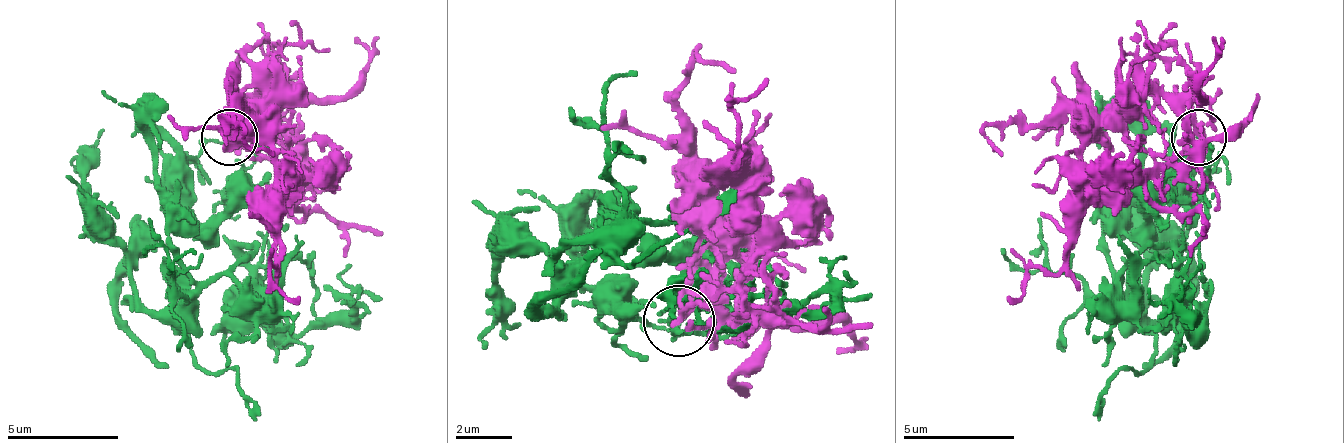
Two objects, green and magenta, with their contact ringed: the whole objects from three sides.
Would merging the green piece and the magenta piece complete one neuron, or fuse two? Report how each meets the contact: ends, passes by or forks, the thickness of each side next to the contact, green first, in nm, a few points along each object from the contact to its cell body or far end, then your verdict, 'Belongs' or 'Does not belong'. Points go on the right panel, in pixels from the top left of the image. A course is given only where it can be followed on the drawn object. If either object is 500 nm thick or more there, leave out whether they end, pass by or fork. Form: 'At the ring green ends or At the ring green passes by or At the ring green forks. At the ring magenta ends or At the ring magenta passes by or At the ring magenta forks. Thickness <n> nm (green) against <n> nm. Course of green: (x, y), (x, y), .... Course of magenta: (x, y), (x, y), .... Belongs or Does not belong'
At the ring green ends. At the ring magenta forks. Thickness 110 nm (green) against 160 nm. Course of green: (1200, 136), (1189, 158), (1150, 136), (1139, 197), (1106, 236), (1133, 308), (1183, 252), (1189, 308), (1145, 369). Course of magenta: (1200, 136), (1167, 164), (1139, 180), (1117, 180), (1083, 214), (1067, 264), (1028, 275), (1006, 302). Belongs

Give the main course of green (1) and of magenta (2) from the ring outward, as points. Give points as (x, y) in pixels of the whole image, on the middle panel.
1: (680, 322), (652, 329), (575, 273), (603, 203), (631, 217), (575, 238), (540, 308), (603, 252)
2: (680, 322), (736, 280), (757, 245), (757, 217), (736, 175), (729, 105), (764, 77)

